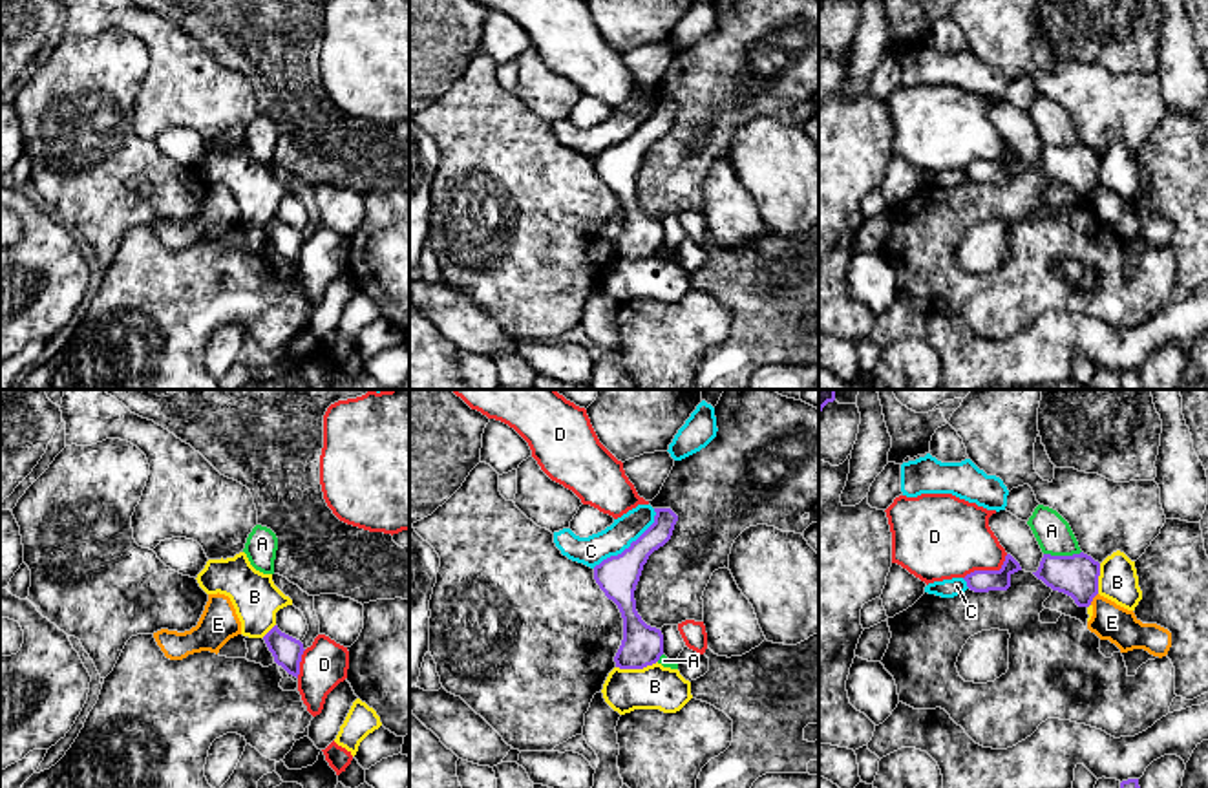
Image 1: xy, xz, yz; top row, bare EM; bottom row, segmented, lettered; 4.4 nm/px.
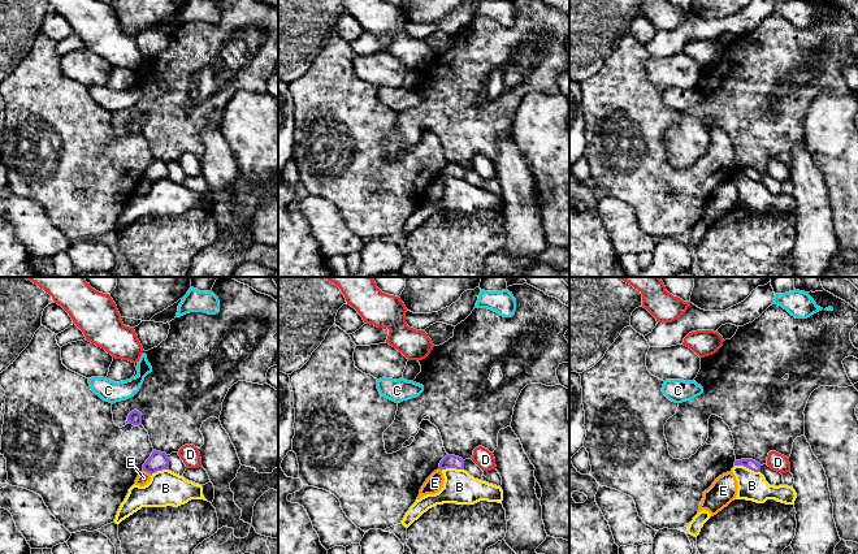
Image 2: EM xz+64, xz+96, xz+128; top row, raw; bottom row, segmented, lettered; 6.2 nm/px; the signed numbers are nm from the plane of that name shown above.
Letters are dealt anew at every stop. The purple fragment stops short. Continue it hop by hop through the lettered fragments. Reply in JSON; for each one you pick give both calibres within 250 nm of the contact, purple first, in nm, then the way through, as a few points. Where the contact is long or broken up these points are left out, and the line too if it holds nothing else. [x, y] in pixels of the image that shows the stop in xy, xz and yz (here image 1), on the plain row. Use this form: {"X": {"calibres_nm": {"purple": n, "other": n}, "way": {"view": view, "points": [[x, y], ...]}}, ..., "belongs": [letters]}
{"belongs": []}

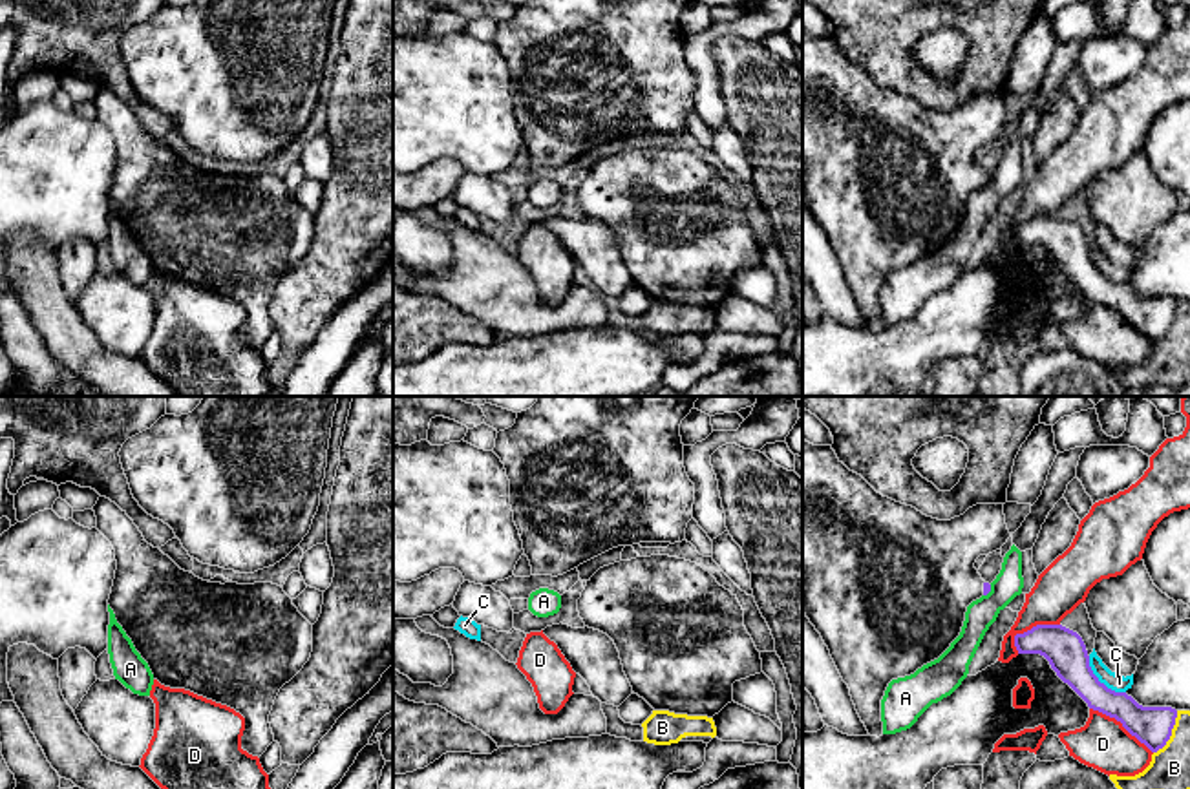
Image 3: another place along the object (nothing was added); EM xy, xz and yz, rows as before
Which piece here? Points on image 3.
{"belongs": []}

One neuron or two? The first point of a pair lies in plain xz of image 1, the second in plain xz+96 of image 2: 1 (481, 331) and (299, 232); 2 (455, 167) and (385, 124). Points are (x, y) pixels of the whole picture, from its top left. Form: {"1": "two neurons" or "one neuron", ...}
{"1": "two neurons", "2": "one neuron"}

